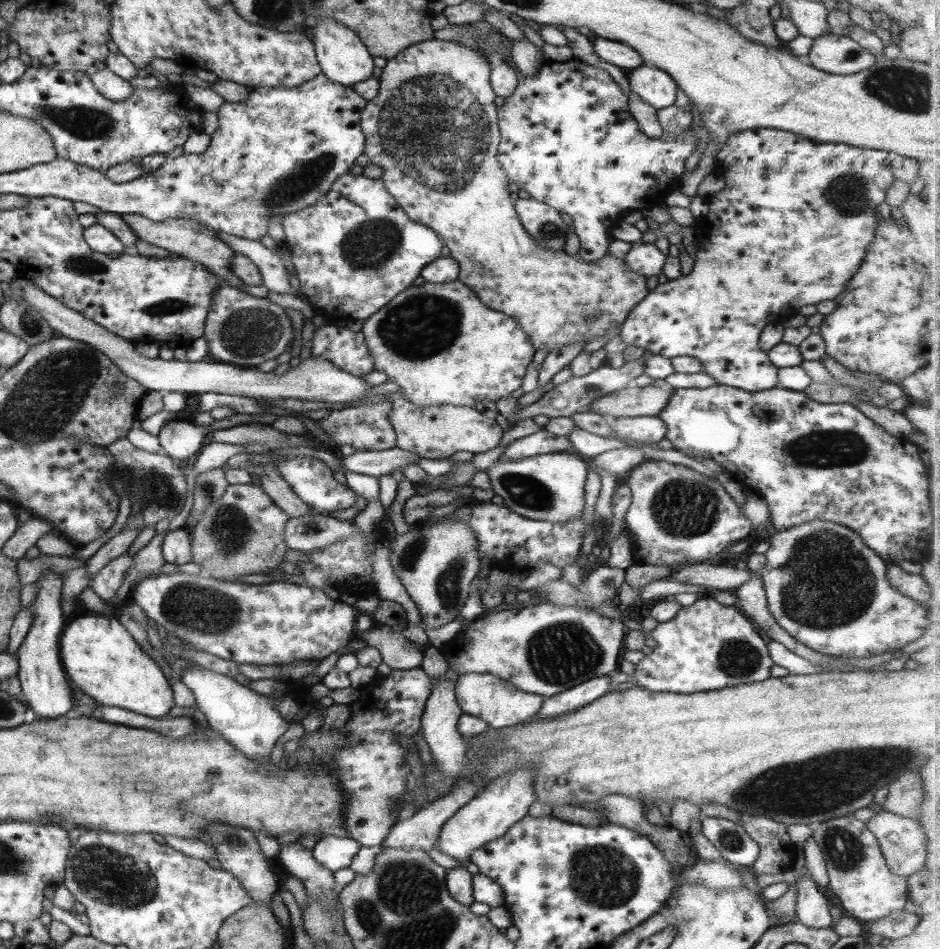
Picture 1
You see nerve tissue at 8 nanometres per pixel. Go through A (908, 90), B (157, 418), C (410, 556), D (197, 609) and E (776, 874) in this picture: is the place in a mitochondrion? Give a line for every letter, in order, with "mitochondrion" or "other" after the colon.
A: mitochondrion
B: other
C: mitochondrion
D: mitochondrion
E: other

